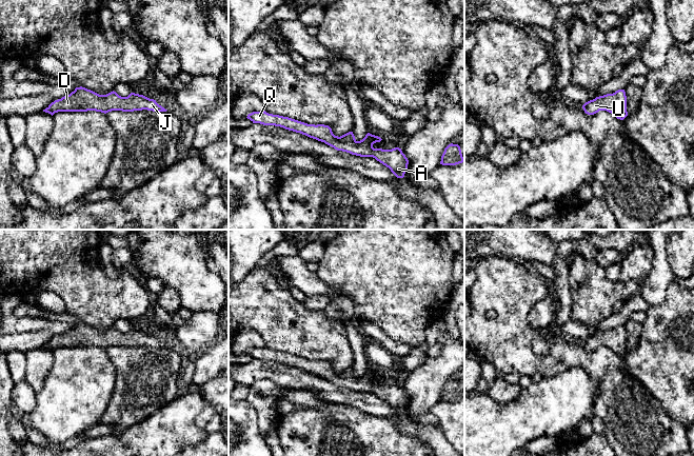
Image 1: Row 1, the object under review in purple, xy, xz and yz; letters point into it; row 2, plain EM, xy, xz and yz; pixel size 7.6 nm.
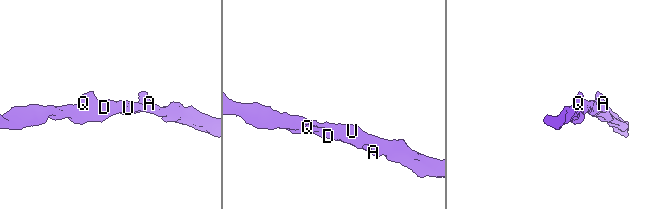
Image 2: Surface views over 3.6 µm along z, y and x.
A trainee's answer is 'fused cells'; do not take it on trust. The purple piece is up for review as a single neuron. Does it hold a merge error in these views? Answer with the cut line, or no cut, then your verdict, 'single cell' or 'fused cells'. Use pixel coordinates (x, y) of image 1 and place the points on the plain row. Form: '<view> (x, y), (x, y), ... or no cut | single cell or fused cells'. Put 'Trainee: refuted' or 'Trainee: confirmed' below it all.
no cut | single cell
Trainee: refuted

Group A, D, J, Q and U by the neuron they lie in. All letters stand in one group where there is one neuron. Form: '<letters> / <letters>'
A D J Q U

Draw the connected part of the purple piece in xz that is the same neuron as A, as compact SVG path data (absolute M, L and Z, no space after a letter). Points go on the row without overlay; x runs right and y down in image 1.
M265 346L253 348L249 350L246 354L253 359L275 361L300 369L310 374L324 378L337 386L346 388L360 393L373 393L389 403L397 414L403 414L408 407L409 396L401 384L374 384L373 380L380 378L382 375L370 369L368 369L362 376L357 377L353 368L349 368L338 373L333 370L332 364L329 361L308 360L289 353L269 350Z

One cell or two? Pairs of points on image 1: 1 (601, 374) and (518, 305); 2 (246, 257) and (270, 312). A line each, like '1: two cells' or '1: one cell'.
1: one cell
2: two cells

